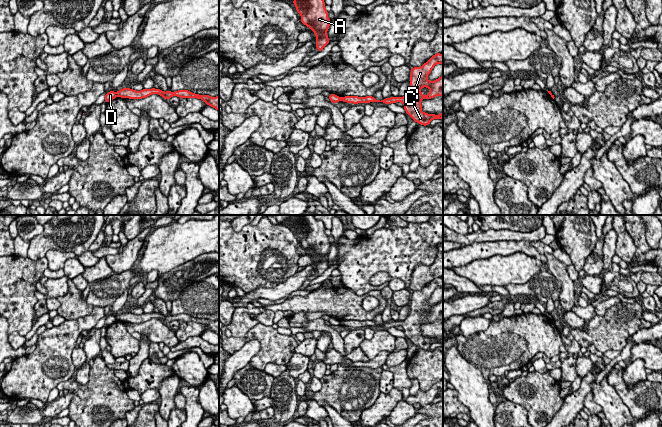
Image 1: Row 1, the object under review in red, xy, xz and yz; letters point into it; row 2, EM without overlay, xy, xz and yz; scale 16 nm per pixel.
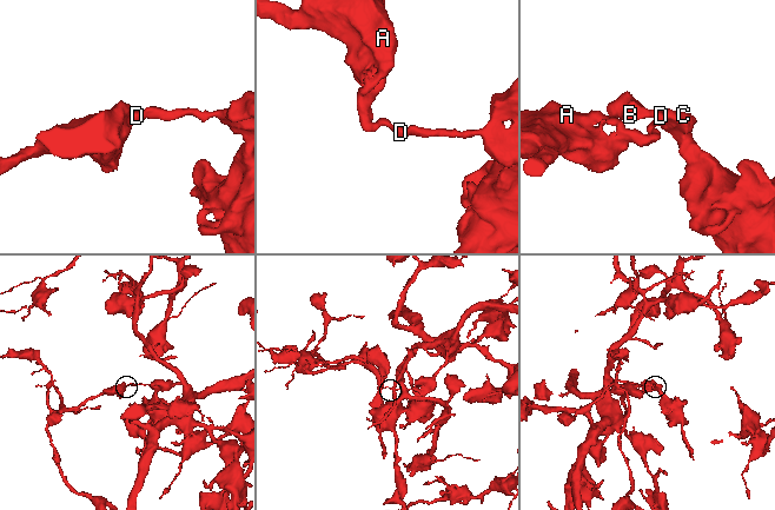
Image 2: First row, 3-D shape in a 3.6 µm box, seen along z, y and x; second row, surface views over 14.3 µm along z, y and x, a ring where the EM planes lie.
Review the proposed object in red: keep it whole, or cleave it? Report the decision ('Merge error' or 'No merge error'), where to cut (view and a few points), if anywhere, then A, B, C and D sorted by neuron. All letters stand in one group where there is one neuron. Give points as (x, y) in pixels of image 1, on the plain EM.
Merge error. Split along xy (114, 316), (117, 319). Groups: A D / B C

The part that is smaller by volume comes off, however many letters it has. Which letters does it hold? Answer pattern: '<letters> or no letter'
A, D

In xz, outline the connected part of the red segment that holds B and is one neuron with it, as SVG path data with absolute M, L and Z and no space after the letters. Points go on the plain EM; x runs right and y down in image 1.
M436 277L430 281L429 285L425 286L422 290L411 292L410 313L404 321L391 321L380 325L372 320L345 320L340 321L340 325L353 328L383 326L387 329L402 326L405 336L416 347L427 350L433 343L443 343L443 336L440 339L424 337L421 329L421 325L424 322L431 323L435 320L443 321L443 298L434 305L427 303L434 290L438 287L443 289L443 279L441 277Z

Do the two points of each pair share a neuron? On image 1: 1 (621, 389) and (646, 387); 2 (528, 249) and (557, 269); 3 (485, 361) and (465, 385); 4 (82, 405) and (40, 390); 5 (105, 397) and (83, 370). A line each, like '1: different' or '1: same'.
1: same
2: different
3: different
4: different
5: different

